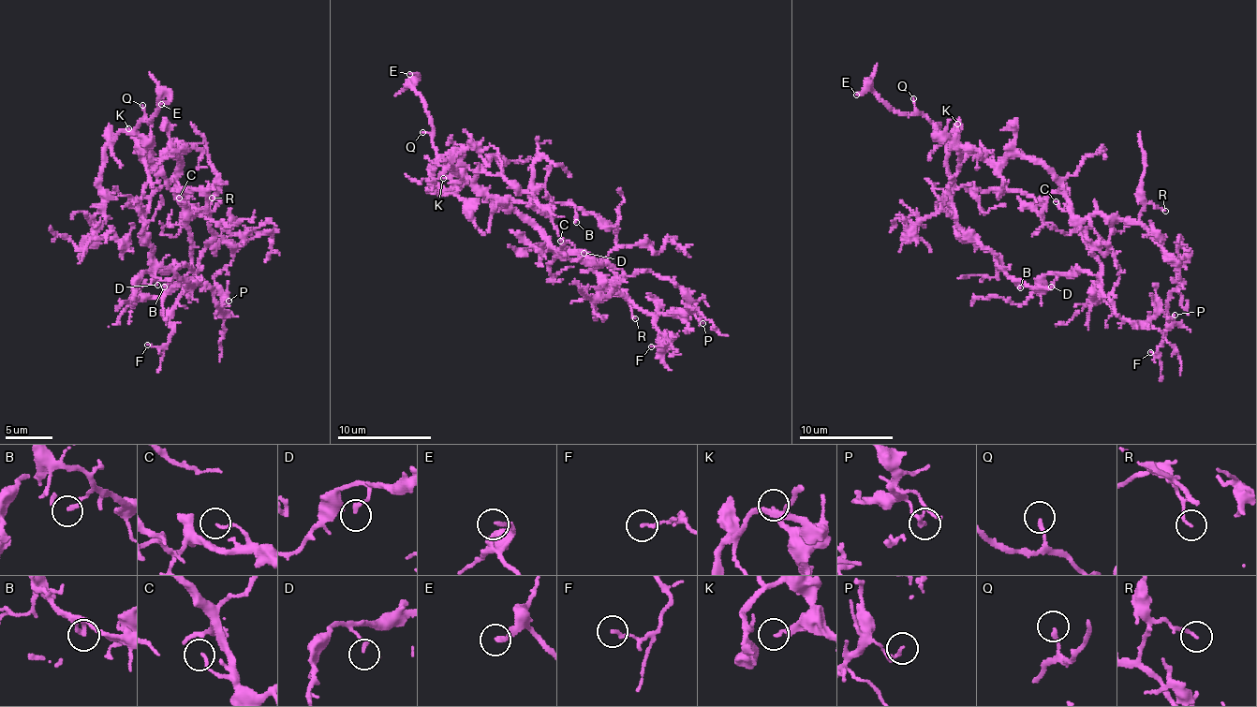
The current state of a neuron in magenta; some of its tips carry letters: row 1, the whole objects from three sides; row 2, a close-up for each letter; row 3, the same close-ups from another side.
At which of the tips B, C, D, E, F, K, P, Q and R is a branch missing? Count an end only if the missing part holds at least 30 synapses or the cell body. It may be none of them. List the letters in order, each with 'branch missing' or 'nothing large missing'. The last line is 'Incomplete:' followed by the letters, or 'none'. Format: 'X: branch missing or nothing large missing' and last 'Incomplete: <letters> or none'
B: nothing large missing
C: nothing large missing
D: nothing large missing
E: branch missing
F: nothing large missing
K: nothing large missing
P: nothing large missing
Q: nothing large missing
R: nothing large missing
Incomplete: E

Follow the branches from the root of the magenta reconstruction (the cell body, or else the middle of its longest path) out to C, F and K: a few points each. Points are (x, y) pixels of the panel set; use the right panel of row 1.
C: (1041, 161), (1068, 198), (1064, 209), (1056, 201)
F: (1041, 161), (1076, 216), (1132, 219), (1175, 261), (1178, 285), (1168, 298), (1165, 337), (1158, 353), (1150, 352)
K: (1041, 161), (1010, 155), (1000, 163), (986, 162), (958, 142), (957, 124)

